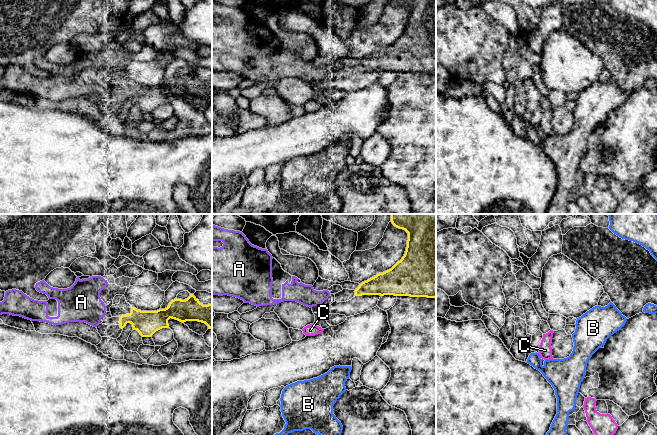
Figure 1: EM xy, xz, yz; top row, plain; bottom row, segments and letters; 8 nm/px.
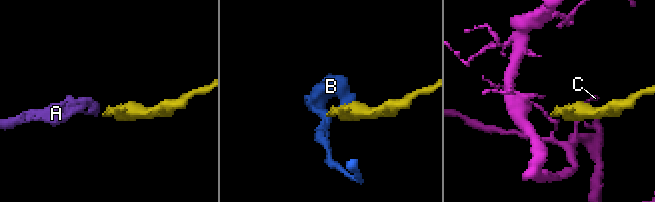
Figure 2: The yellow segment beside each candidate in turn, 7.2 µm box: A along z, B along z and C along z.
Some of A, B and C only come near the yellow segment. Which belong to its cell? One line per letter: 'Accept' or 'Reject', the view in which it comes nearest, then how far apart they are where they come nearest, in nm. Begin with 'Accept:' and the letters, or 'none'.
Accept: A
A: Accept. Closest in xy. Distance 120 nm
B: Reject. Closest in xz. Distance 550 nm
C: Reject. Closest in xz. Distance 380 nm

